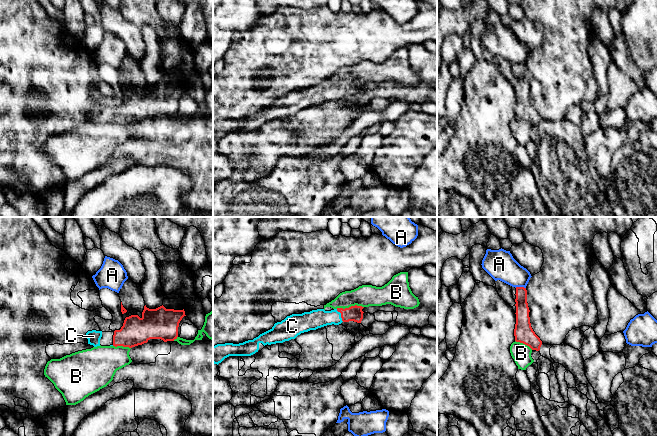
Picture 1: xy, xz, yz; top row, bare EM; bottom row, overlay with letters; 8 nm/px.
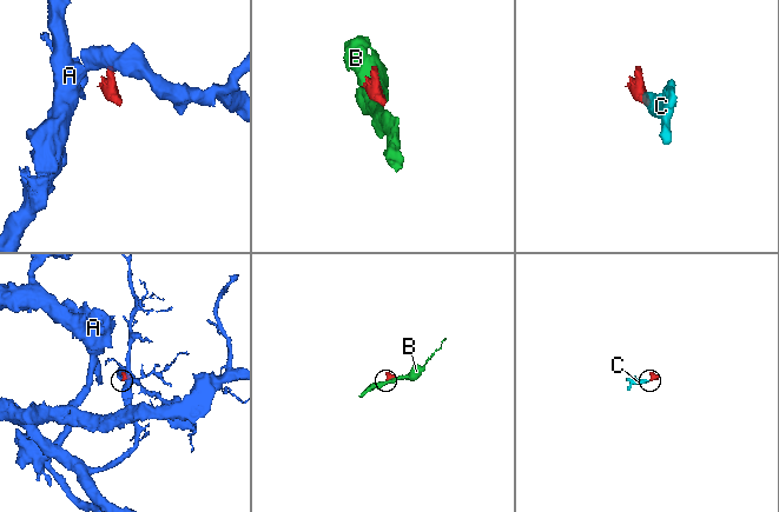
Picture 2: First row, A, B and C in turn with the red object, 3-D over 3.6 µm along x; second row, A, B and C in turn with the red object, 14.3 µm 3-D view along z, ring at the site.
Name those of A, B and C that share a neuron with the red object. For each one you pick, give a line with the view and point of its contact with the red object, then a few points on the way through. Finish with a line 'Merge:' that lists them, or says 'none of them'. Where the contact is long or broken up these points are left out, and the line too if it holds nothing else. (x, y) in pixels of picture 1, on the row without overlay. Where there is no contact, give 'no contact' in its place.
C: contact xz (341, 91); way xz (354, 89), (341, 91), (315, 95)
Merge: C

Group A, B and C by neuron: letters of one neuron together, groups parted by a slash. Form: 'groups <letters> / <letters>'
groups A / B / C

